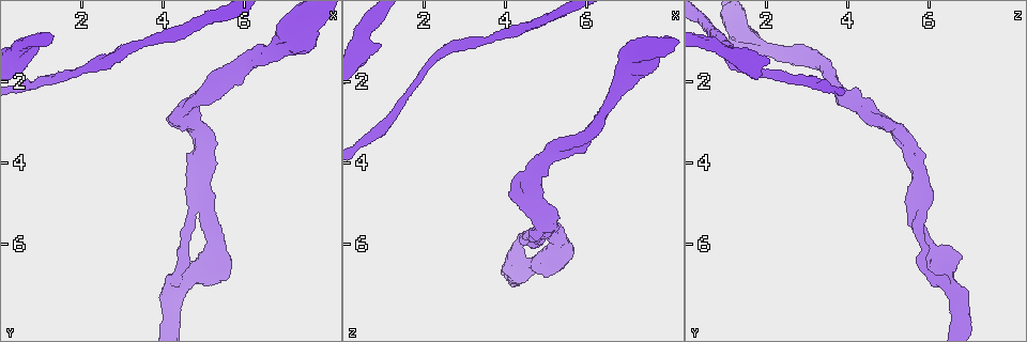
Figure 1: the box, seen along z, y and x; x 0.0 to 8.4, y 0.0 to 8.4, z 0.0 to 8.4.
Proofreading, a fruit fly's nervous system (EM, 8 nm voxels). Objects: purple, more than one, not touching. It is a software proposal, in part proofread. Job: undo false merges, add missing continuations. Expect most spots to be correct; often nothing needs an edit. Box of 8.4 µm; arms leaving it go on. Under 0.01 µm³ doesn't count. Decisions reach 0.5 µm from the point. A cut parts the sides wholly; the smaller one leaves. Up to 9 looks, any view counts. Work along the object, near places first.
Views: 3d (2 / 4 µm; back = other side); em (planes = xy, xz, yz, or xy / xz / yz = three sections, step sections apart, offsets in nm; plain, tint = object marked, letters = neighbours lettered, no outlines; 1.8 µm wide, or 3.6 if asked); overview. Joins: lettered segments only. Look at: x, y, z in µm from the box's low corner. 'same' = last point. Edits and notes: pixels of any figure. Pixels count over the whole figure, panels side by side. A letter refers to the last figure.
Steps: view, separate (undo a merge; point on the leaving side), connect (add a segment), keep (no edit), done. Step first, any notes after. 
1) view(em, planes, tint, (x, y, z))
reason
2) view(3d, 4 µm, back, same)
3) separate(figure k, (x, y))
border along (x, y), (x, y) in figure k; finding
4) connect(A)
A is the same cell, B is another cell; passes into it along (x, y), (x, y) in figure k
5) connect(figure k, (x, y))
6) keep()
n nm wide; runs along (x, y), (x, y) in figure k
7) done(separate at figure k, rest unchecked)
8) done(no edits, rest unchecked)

view(em, 3.6 µm, yz, step 8, tint, (5.00, 5.00, 5.70))
closes a loop

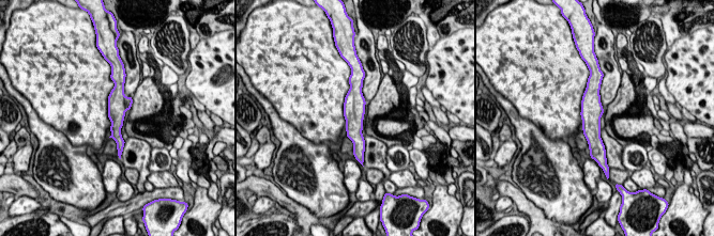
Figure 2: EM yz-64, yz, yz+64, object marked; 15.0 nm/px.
view(em, 3.6 µm, planes, letters, same)

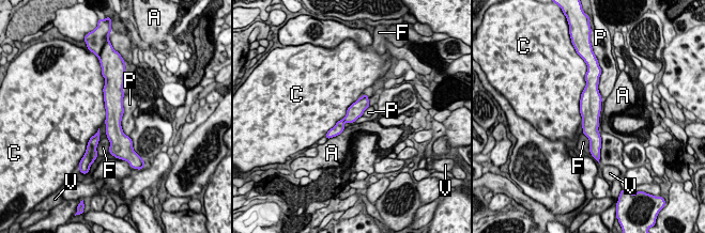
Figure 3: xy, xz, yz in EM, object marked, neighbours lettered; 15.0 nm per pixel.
keep()
A, C, F, P and V are other cells; runs along (111, 83), (113, 93), (113, 145) in figure 3; one cell here

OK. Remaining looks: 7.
view(em, 3.6 µm, planes, letters, (4.45, 7.00, 6.50))
three arms meet

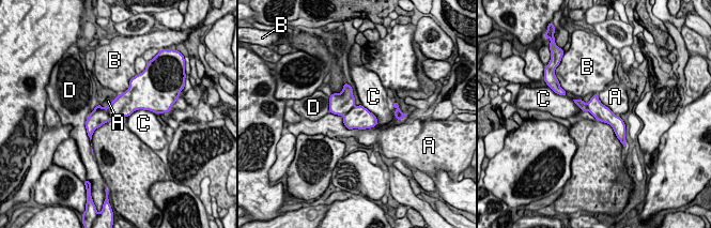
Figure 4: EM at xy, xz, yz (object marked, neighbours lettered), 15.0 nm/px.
keep()
A, B, C and D are other cells; runs along (148, 106), (125, 104), (89, 122) in figure 4; all the same cell

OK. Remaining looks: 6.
view(3d, 4 µm, (0.90, 1.15, 1.15))
thick end

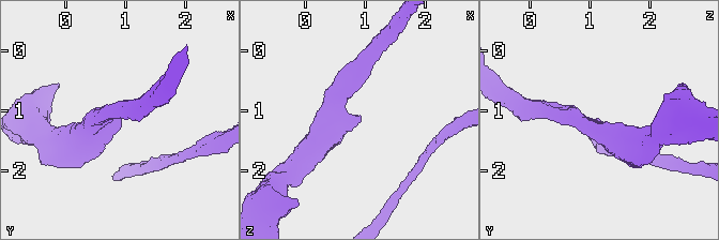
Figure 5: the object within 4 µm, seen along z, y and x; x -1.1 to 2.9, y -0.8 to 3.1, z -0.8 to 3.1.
view(em, planes, letters, (0.95, 1.20, 1.15))
need the tissue

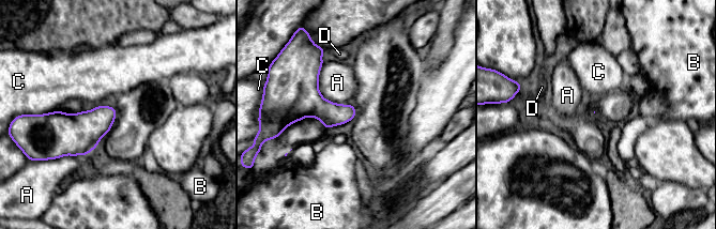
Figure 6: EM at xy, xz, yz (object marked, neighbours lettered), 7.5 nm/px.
keep()
A touches over 380 nm; A, B, C and D are other cells; none of them fits

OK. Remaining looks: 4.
view(em, planes, plain, (5.00, 2.30, 3.90))
three-way junction

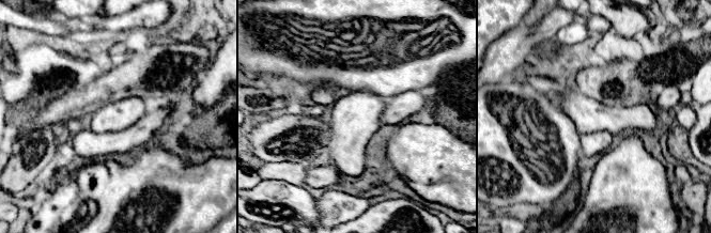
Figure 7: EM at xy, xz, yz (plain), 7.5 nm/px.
view(em, planes, letters, same)
what lies round it

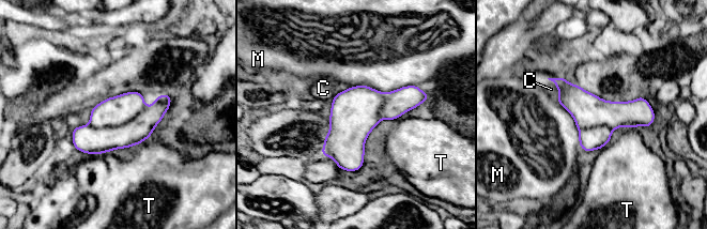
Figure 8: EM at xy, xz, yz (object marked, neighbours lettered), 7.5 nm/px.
keep()
300 nm wide; M touches over 500 nm; C, M and T are other cells; all the same cell

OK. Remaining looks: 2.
done(no edits, rest unchecked)

